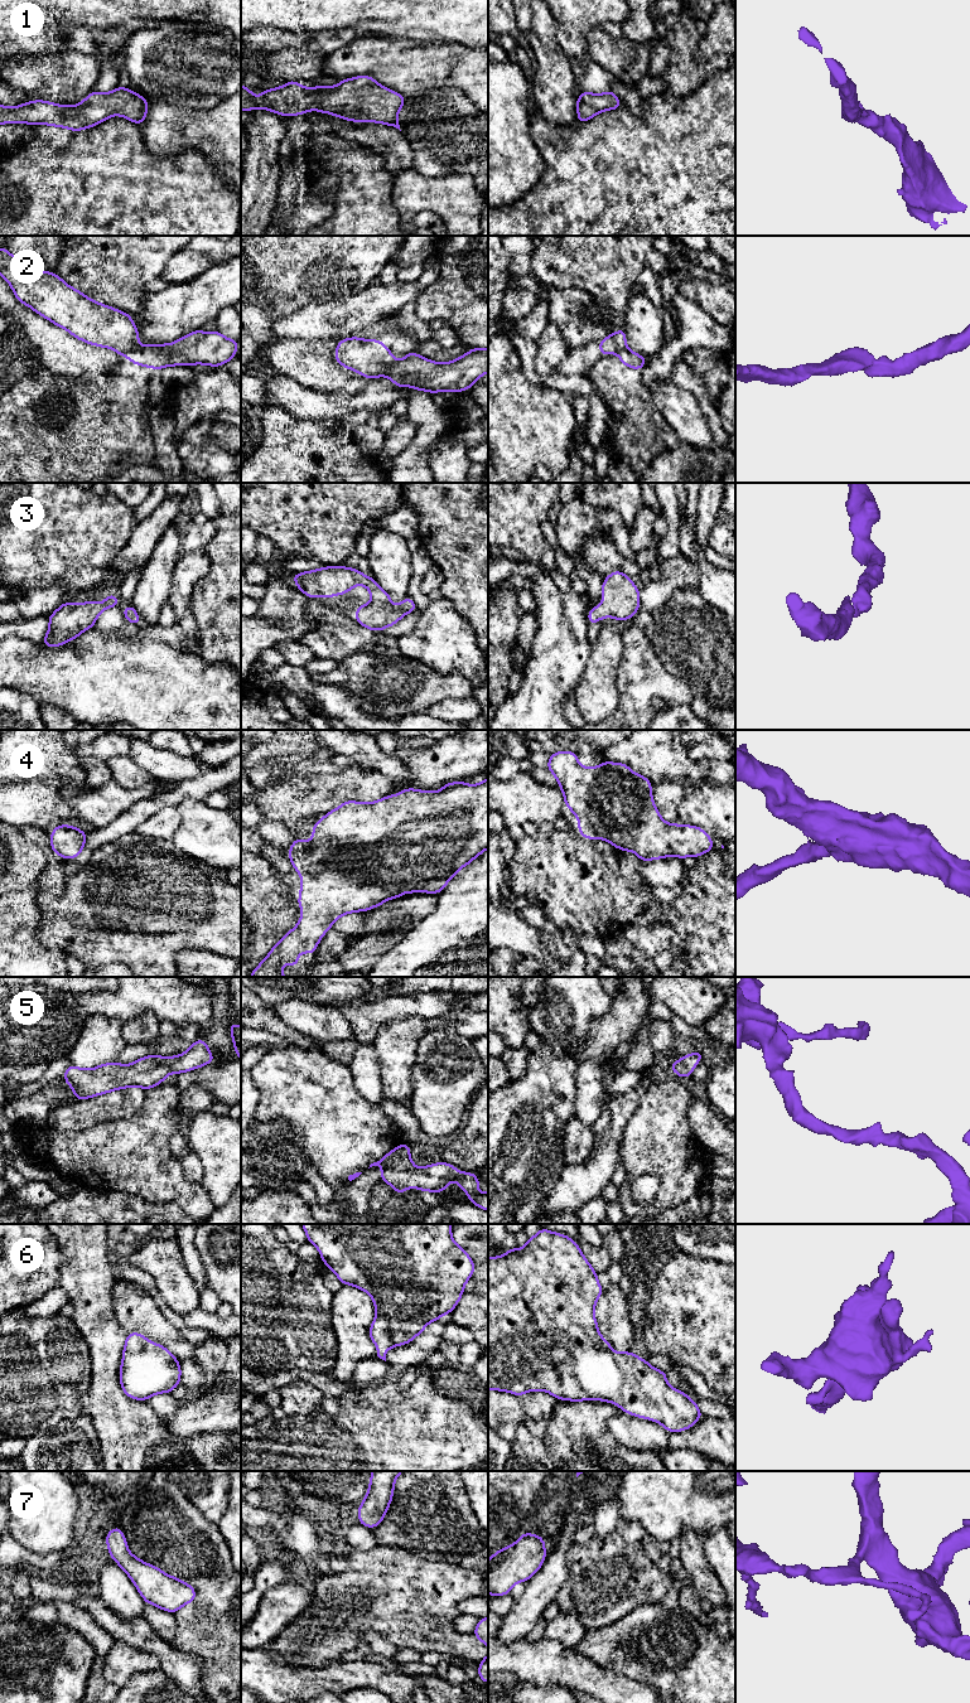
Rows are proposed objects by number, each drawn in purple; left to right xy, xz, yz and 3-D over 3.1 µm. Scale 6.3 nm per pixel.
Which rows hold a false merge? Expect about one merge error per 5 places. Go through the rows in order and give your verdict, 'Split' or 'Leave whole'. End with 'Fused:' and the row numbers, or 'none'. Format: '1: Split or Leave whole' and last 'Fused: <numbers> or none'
1: Leave whole
2: Split
3: Leave whole
4: Leave whole
5: Leave whole
6: Leave whole
7: Leave whole
Fused: 2

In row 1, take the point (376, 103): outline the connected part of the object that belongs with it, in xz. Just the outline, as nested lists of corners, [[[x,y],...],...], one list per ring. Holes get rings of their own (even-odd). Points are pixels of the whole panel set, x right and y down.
[[[371,76],[347,78],[332,87],[313,88],[289,81],[279,88],[265,89],[256,98],[248,87],[241,84],[241,111],[264,108],[281,116],[295,116],[317,110],[343,120],[371,121],[399,130],[397,115],[405,100]]]

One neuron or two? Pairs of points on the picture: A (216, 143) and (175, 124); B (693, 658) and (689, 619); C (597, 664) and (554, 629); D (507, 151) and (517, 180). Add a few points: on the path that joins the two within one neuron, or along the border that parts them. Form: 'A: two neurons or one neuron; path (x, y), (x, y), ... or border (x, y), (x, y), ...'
A: one neuron; path (206, 132), (203, 130), (186, 129)
B: one neuron; path (693, 648), (689, 629)
C: two neurons; border (592, 643), (587, 666), (577, 683)
D: one neuron; path (511, 159), (511, 173)

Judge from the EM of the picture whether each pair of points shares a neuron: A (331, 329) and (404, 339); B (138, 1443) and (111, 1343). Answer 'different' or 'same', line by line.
A: different
B: same

